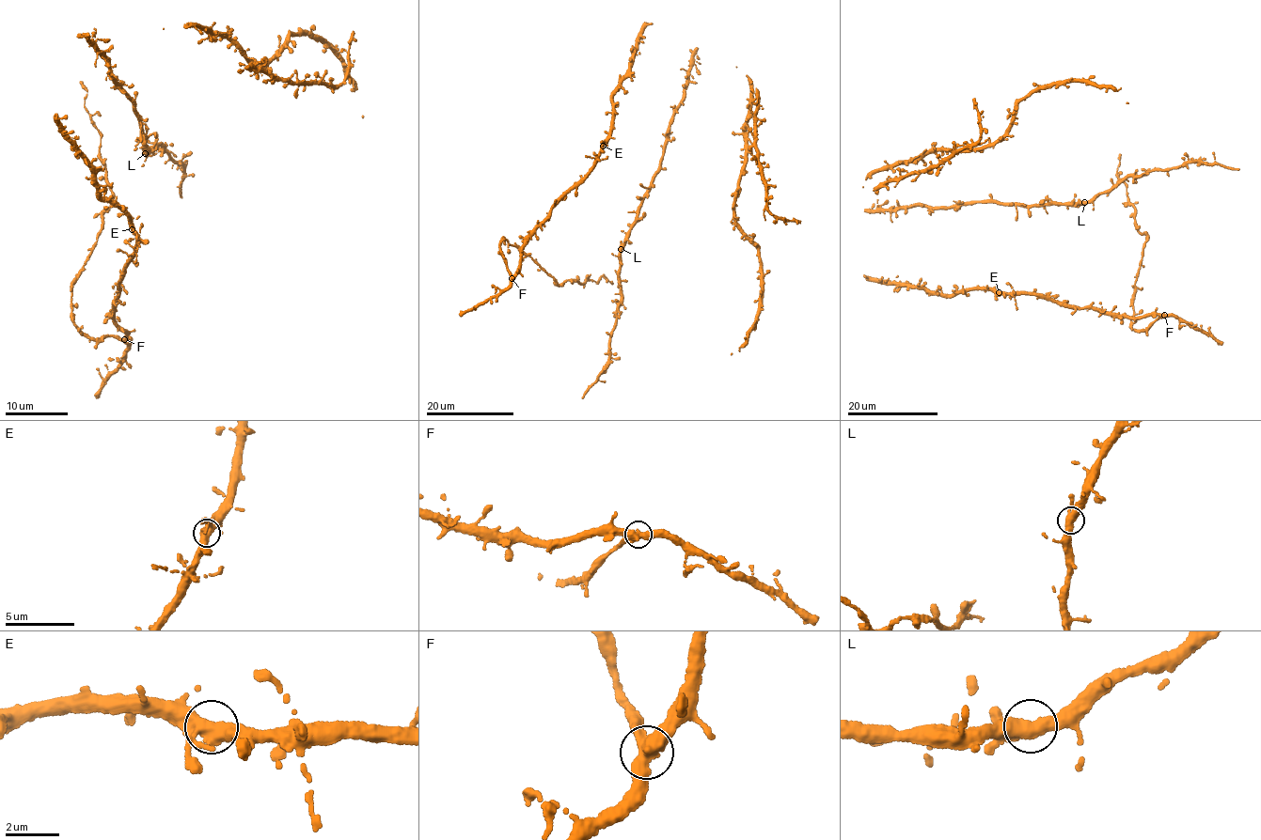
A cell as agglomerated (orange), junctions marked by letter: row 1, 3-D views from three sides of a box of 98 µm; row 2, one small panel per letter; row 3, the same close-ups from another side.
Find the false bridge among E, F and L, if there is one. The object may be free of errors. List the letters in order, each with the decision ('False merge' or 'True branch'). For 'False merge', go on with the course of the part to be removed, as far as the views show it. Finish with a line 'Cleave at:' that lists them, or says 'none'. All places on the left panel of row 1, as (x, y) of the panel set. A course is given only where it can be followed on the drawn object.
E: True branch
F: False merge. Course of the part to remove: (124, 339), (88, 336), (73, 320), (72, 280), (97, 241), (112, 194), (100, 158), (101, 134), (80, 82)
L: True branch
Cleave at: F

